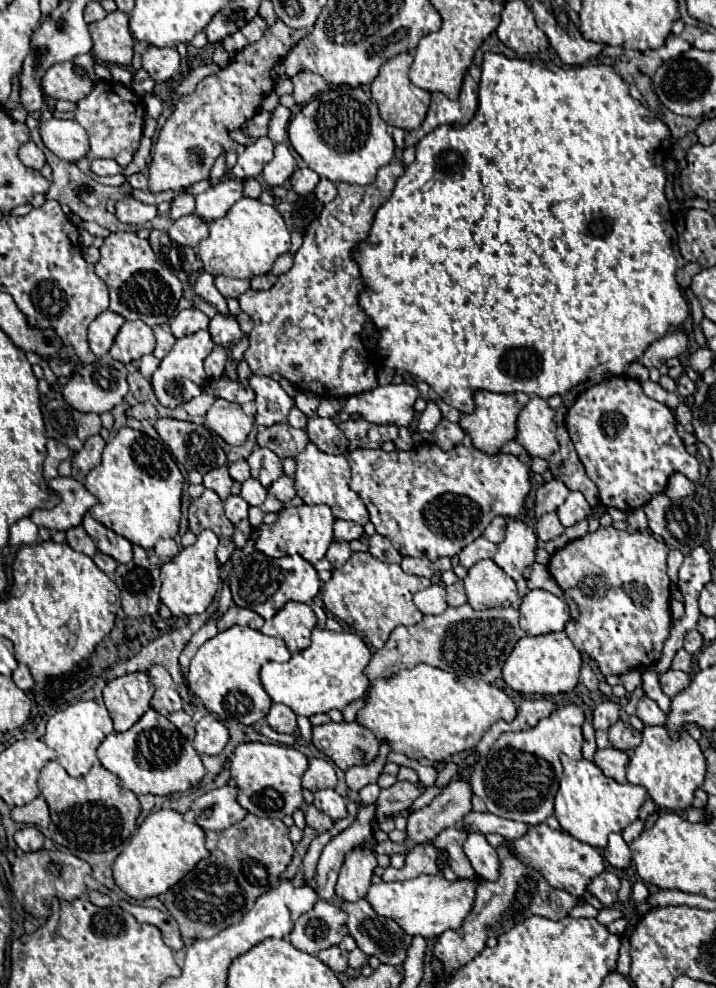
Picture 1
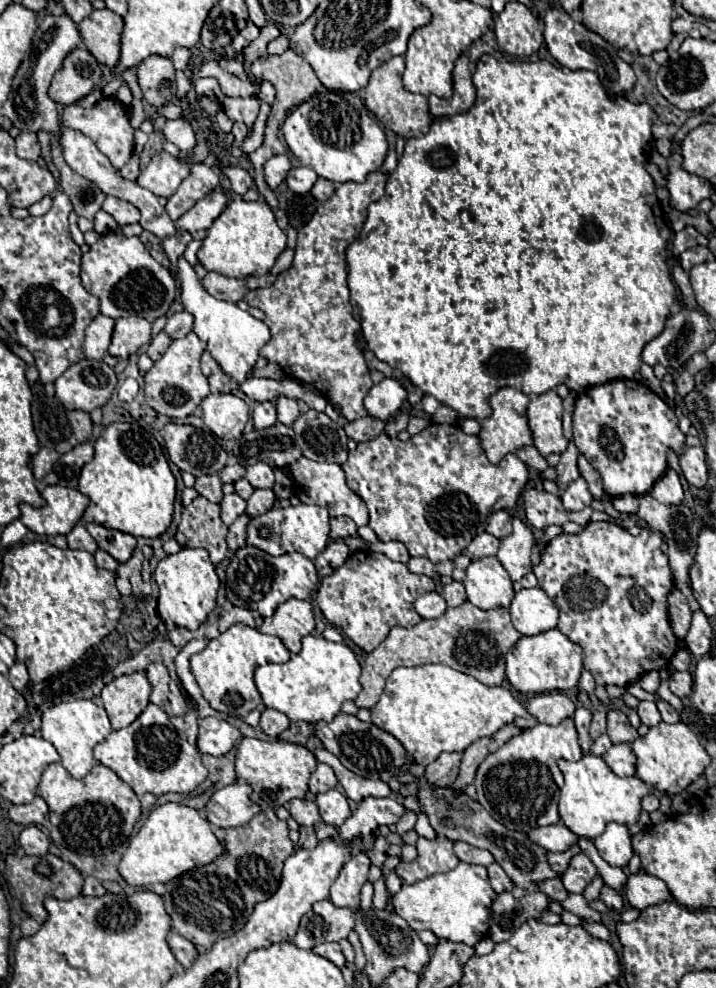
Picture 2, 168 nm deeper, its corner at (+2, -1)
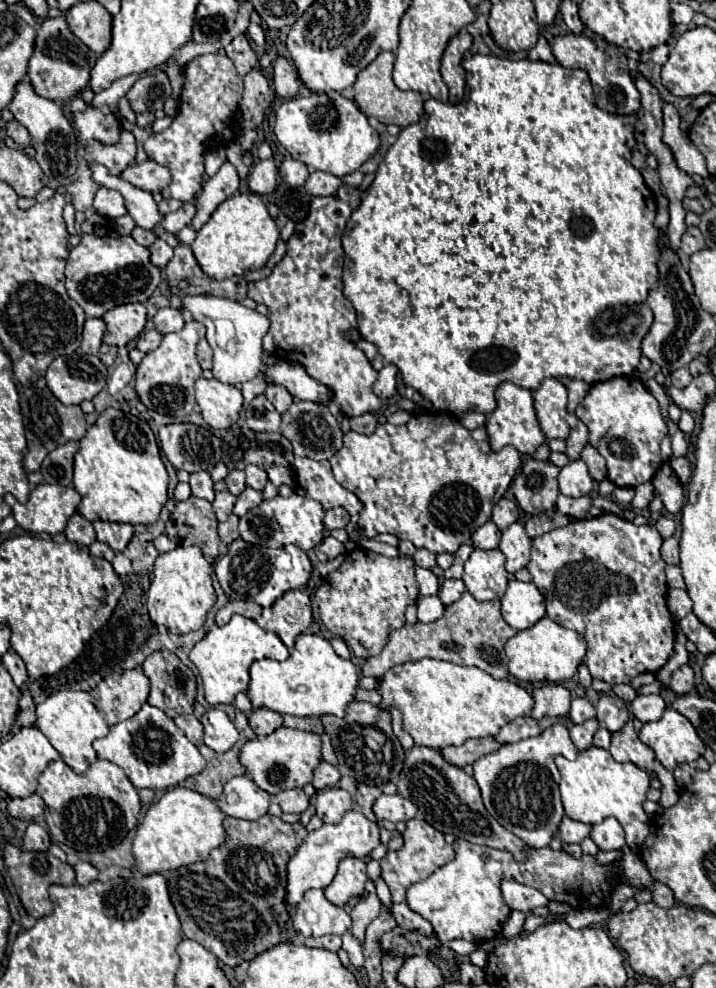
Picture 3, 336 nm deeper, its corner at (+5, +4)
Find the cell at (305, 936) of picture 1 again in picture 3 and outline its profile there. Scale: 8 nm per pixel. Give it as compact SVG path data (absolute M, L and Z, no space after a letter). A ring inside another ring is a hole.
M309 889L303 897L303 901L299 903L295 915L291 917L291 925L293 929L303 935L303 937L321 937L321 935L327 935L327 933L333 933L333 935L343 935L349 927L351 927L351 917L349 913L343 909L343 907L337 907L333 905L323 889Z

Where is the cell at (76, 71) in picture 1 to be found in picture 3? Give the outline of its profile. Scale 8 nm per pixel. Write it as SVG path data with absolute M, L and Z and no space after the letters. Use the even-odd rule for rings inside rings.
M59 15L55 19L45 19L39 29L37 29L37 39L35 39L35 51L29 59L29 69L27 75L43 97L63 103L67 99L77 97L83 89L89 87L91 81L91 71L93 65L97 63L99 55L91 51L81 39L77 39L65 21L65 15Z

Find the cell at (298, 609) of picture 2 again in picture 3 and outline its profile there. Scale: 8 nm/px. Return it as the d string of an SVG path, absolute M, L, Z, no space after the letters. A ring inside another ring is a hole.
M305 589L287 591L257 619L263 629L277 633L289 649L295 637L311 627L311 621L311 599Z

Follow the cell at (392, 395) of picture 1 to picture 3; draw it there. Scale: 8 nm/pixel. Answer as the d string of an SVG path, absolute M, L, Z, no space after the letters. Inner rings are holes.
M385 365L381 371L379 371L379 377L373 385L373 393L381 399L389 399L395 395L397 387L395 387L395 375L397 375L397 367L395 365Z

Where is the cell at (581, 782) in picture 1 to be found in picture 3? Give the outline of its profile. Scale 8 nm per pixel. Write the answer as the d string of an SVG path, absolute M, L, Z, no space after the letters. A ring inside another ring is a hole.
M599 747L581 751L575 761L557 755L555 763L561 773L561 803L569 819L593 825L601 823L605 817L615 817L625 829L627 843L631 847L641 847L641 843L649 835L649 817L643 811L649 777L643 769L635 767L633 763L617 763L609 751Z

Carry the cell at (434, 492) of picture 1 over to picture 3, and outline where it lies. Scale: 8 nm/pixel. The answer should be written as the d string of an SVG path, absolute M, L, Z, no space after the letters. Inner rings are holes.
M417 413L405 425L377 425L373 435L359 435L355 431L345 433L343 447L331 457L331 467L335 479L363 503L359 529L365 537L373 539L379 533L391 533L411 541L415 547L425 547L439 555L455 553L459 545L471 543L471 535L491 519L497 487L513 481L521 467L521 457L515 447L503 447L493 453L485 427L469 431L449 413Z

